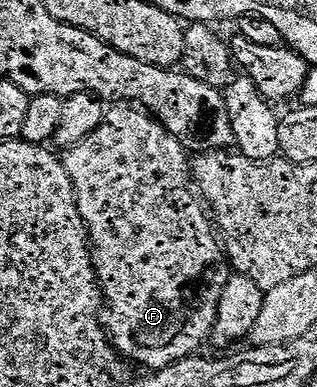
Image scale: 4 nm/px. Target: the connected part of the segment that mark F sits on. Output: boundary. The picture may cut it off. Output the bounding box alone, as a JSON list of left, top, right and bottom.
[65,106,233,370]

